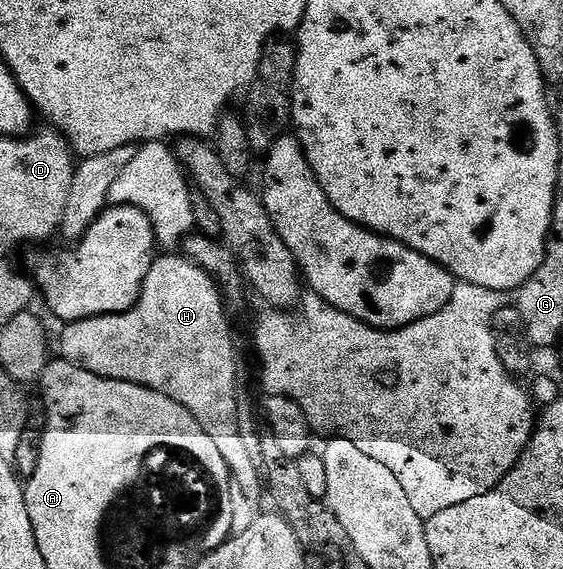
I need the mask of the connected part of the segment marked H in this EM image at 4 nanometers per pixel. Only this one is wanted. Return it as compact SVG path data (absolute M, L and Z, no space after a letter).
M160 255L155 258L153 266L150 267L140 298L137 299L137 303L132 309L126 310L125 313L102 314L99 317L86 318L84 321L67 322L63 326L64 334L60 337L60 349L64 352L61 353L63 360L74 363L86 371L97 373L99 377L108 377L112 381L129 381L135 385L144 385L148 389L153 389L170 399L174 399L174 403L189 409L195 415L196 420L203 425L210 435L210 439L214 439L218 451L222 451L222 459L226 459L226 467L236 469L236 477L240 477L240 485L244 485L244 489L256 489L256 472L261 469L261 466L258 461L252 458L252 449L248 446L243 431L240 430L240 397L236 394L236 345L232 342L232 325L228 322L228 317L230 317L230 313L226 308L221 289L211 274L184 255L178 255L178 257Z

